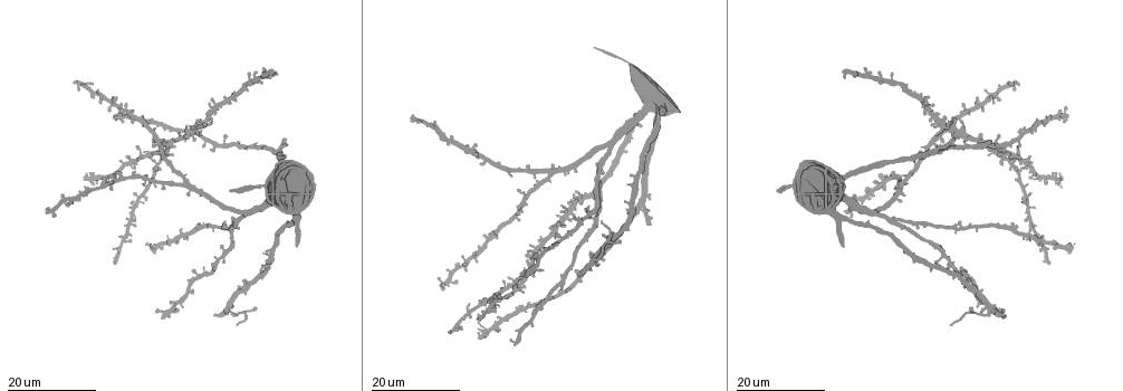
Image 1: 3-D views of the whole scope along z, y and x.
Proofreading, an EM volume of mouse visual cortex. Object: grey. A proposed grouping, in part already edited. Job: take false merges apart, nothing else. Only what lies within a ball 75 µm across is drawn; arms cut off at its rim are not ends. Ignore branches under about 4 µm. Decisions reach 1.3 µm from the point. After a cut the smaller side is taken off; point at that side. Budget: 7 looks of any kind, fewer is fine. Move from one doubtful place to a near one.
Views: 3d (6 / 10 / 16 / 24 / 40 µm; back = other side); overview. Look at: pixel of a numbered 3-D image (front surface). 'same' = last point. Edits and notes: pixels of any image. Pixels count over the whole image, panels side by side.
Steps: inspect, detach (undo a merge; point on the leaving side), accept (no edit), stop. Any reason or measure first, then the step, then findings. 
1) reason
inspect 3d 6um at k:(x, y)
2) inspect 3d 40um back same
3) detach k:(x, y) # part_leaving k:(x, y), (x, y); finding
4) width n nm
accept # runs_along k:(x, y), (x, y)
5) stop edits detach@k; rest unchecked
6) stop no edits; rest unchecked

small branch off a trunk
inspect 3d 24um at 1:(641, 206)

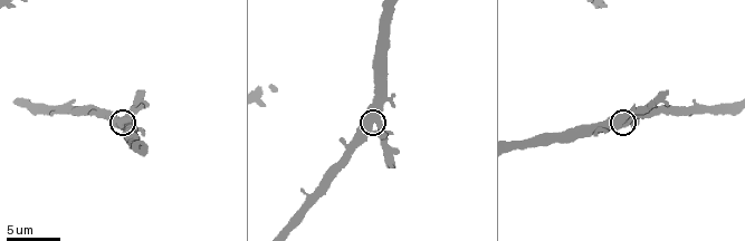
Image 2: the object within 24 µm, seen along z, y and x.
closer look
inspect 3d 10um at 2:(621, 118)

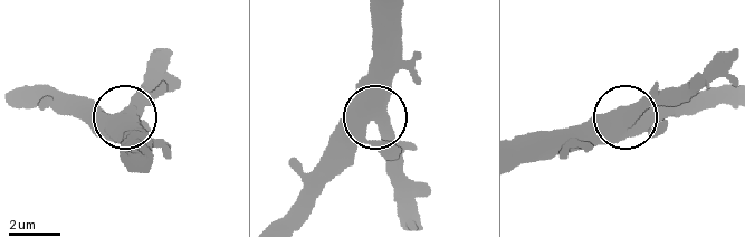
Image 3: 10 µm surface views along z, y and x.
width 480 nm
accept # continuous, no second cell

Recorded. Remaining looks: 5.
three arms meet
inspect 3d 24um at 1:(184, 180)

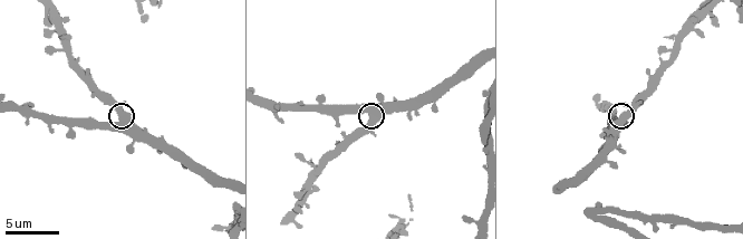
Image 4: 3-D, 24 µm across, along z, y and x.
inspect 3d 6um at 4:(121, 120)

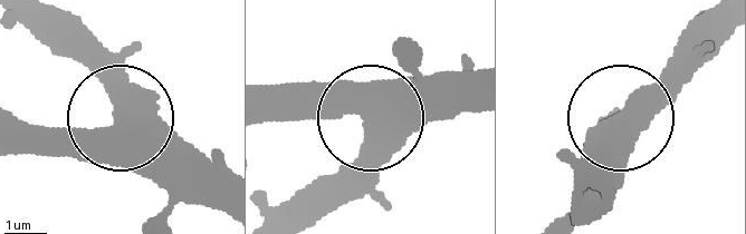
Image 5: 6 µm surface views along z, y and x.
width 490 nm
accept # runs_along 5:(221, 208), (125, 124), (18, 130); continuous, no second cell

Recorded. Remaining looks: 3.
inspect 3d 16um at 1:(130, 239)

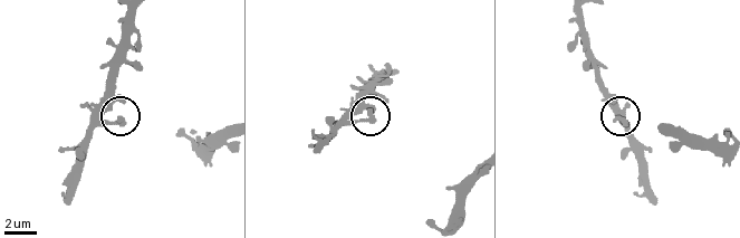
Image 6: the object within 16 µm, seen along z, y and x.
zoom in
inspect 3d 6um at 6:(369, 118)

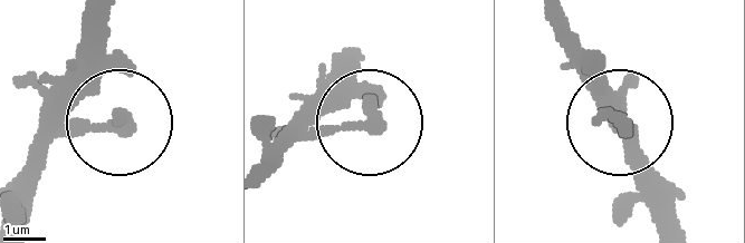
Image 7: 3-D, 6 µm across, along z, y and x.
side_arm 7 um
accept # one cell here

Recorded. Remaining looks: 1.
stop no edits; rest unchecked

